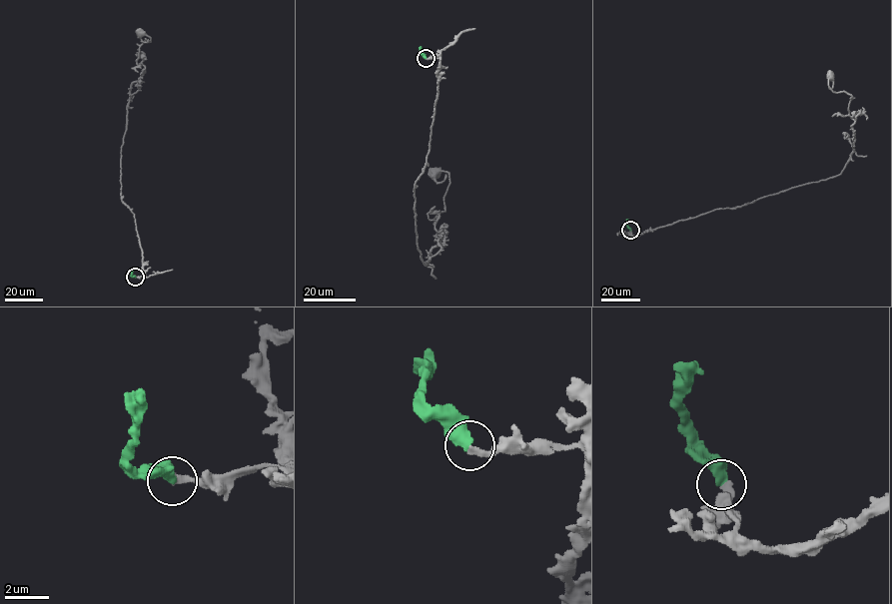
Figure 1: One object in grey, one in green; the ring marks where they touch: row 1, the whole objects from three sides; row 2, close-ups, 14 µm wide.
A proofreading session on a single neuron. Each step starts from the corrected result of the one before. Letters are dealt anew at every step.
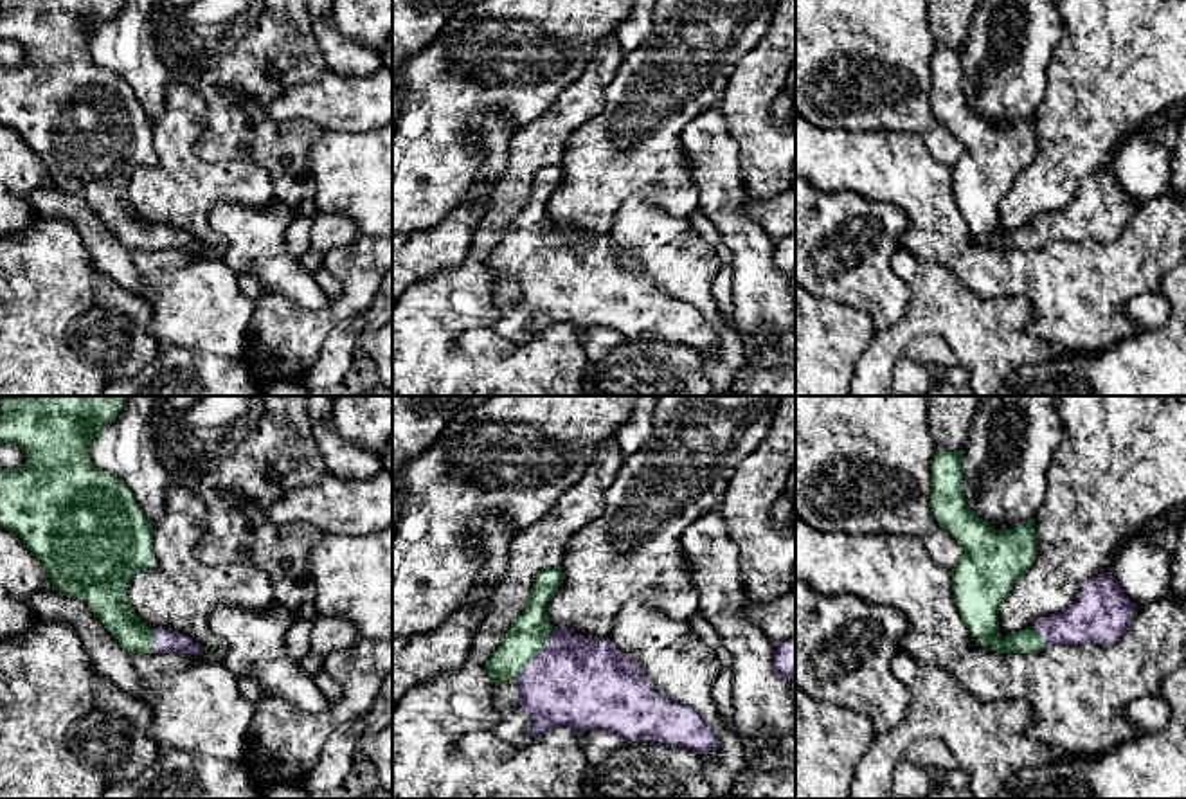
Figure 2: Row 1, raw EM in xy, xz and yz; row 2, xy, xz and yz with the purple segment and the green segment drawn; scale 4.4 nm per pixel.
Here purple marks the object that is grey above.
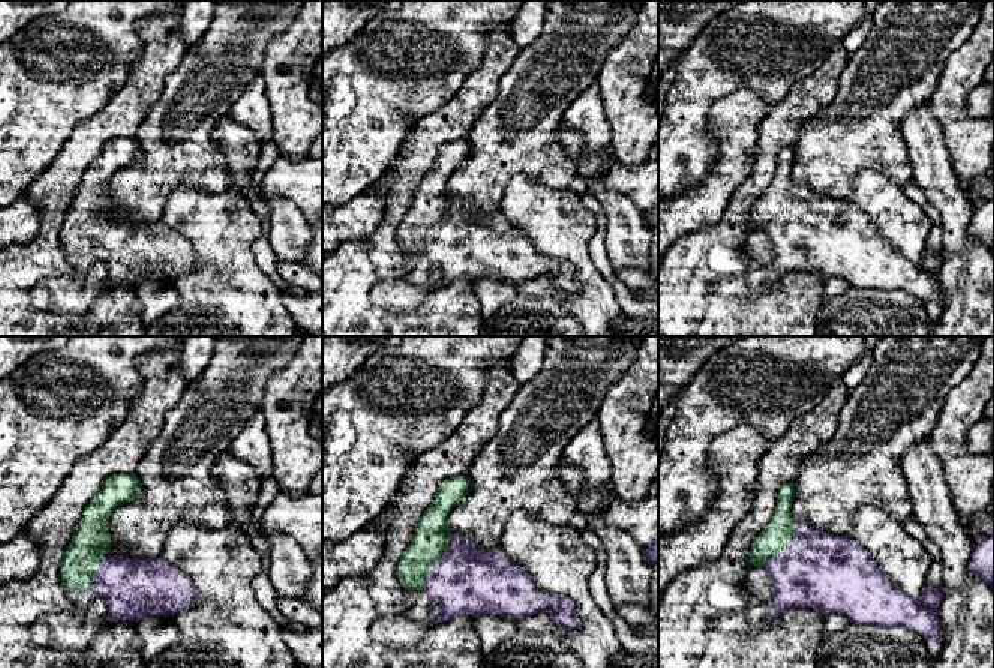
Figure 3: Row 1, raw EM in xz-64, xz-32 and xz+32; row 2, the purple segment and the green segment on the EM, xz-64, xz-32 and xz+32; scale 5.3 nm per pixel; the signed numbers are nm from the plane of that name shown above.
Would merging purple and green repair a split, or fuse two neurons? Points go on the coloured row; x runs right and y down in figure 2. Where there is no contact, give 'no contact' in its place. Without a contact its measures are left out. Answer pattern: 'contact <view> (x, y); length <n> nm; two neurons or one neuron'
contact xz (539, 654); length 300 nm; one neuron

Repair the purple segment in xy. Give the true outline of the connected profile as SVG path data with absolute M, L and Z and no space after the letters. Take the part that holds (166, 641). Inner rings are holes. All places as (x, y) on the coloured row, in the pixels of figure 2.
M4 396L0 400L0 444L13 443L25 452L20 470L0 468L0 527L22 538L45 567L52 590L83 599L122 648L133 653L198 655L203 648L182 633L149 628L130 605L128 590L139 570L157 567L153 524L131 489L92 462L90 448L117 419L126 396Z

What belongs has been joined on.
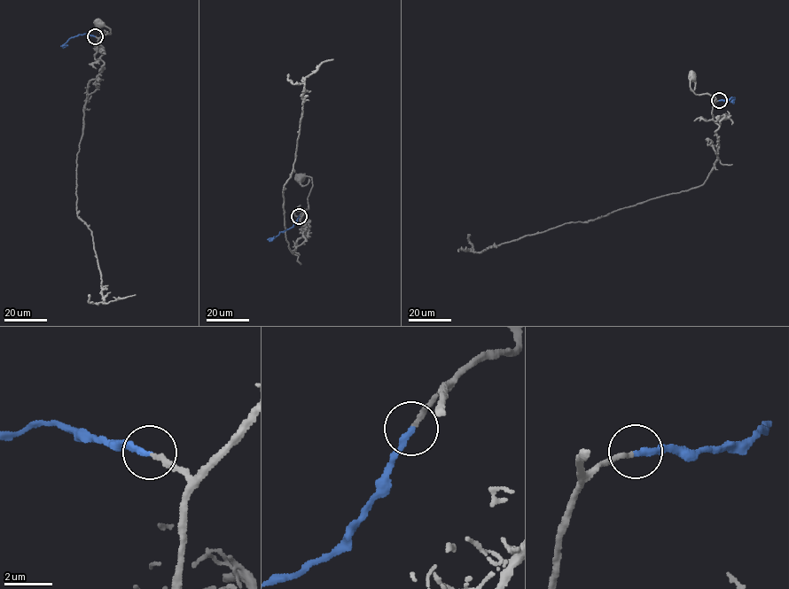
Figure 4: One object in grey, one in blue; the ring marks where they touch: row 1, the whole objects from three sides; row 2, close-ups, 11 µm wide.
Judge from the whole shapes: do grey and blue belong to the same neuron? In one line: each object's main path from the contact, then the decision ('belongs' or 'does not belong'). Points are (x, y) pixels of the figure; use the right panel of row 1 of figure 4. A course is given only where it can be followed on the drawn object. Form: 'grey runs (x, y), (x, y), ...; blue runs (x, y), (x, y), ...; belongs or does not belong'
grey runs (719, 100), (714, 102), (715, 98), (707, 94), (695, 93), (690, 85), (691, 76); blue runs (719, 100), (731, 96), (735, 98), (732, 104); belongs

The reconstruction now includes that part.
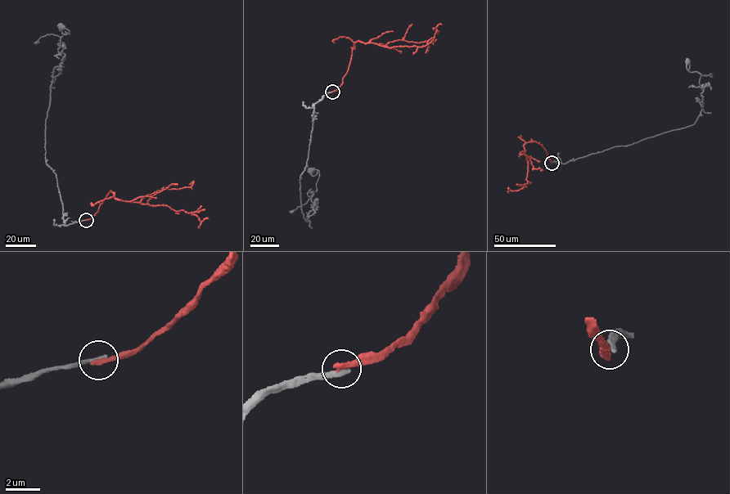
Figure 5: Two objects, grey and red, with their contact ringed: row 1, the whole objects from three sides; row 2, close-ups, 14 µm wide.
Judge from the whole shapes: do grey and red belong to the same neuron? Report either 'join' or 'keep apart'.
keep apart

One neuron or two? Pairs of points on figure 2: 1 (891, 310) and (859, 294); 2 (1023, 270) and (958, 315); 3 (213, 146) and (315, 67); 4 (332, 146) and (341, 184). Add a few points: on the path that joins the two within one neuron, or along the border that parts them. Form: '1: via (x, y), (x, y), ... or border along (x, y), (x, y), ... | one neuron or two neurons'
1: via (884, 303), (875, 294), (866, 294) | one neuron
2: border along (951, 270), (981, 297), (1024, 299) | two neurons
3: via (229, 112), (238, 89), (265, 60), (281, 58) | one neuron
4: via (335, 155), (341, 162), (341, 175) | one neuron

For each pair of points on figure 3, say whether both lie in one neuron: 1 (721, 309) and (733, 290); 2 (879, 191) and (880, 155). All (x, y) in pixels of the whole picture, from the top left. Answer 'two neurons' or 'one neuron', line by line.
1: two neurons
2: two neurons

